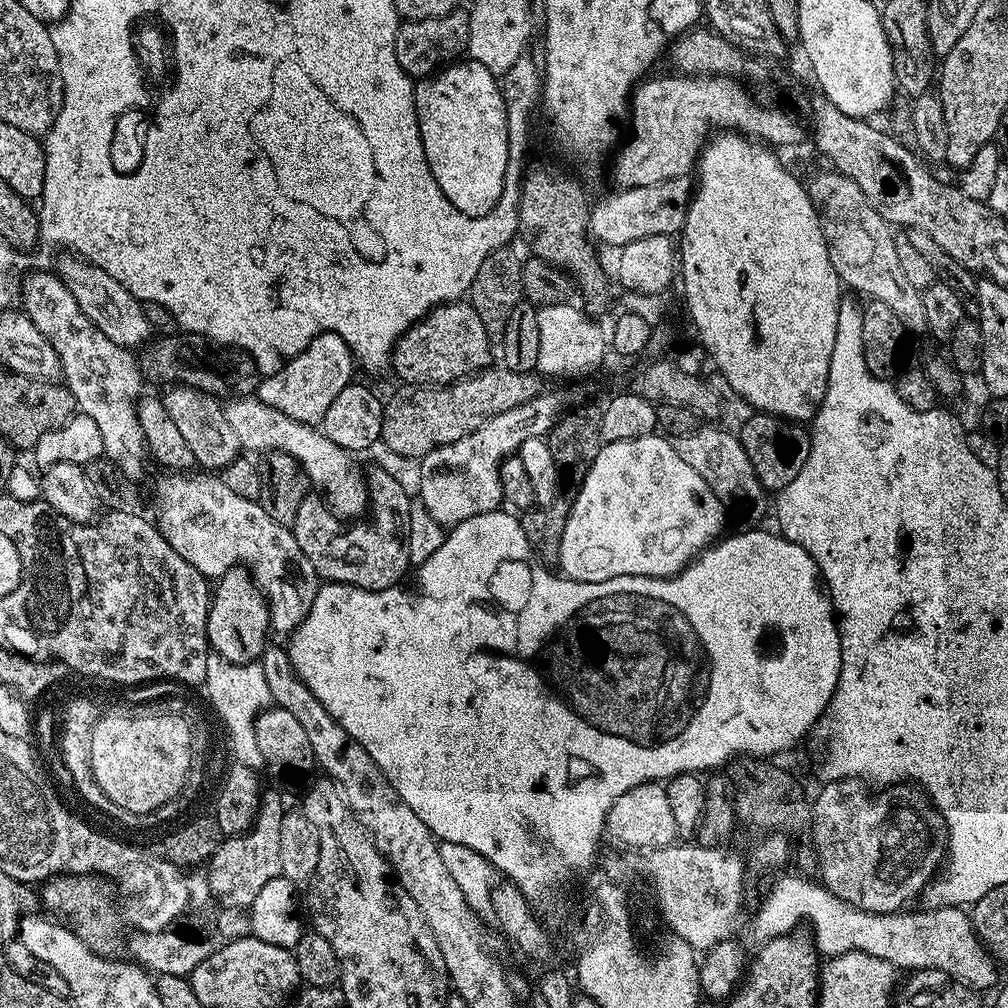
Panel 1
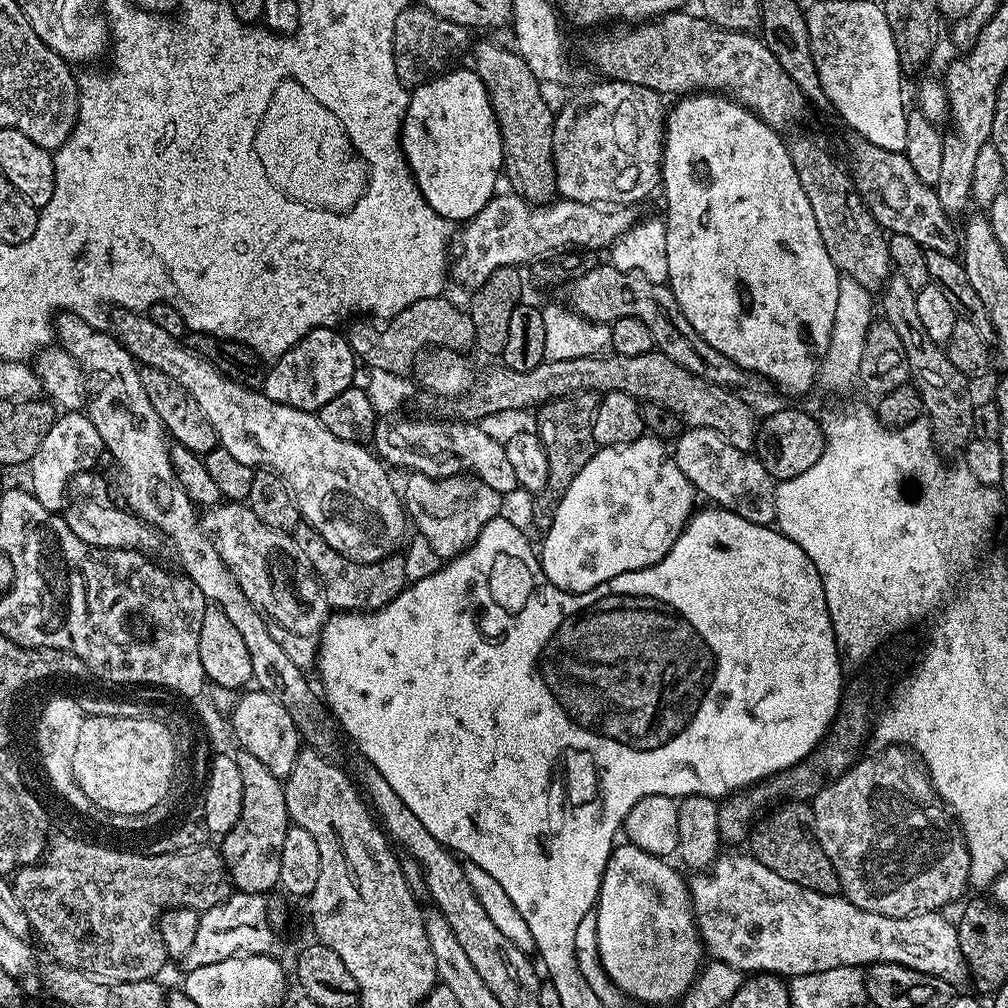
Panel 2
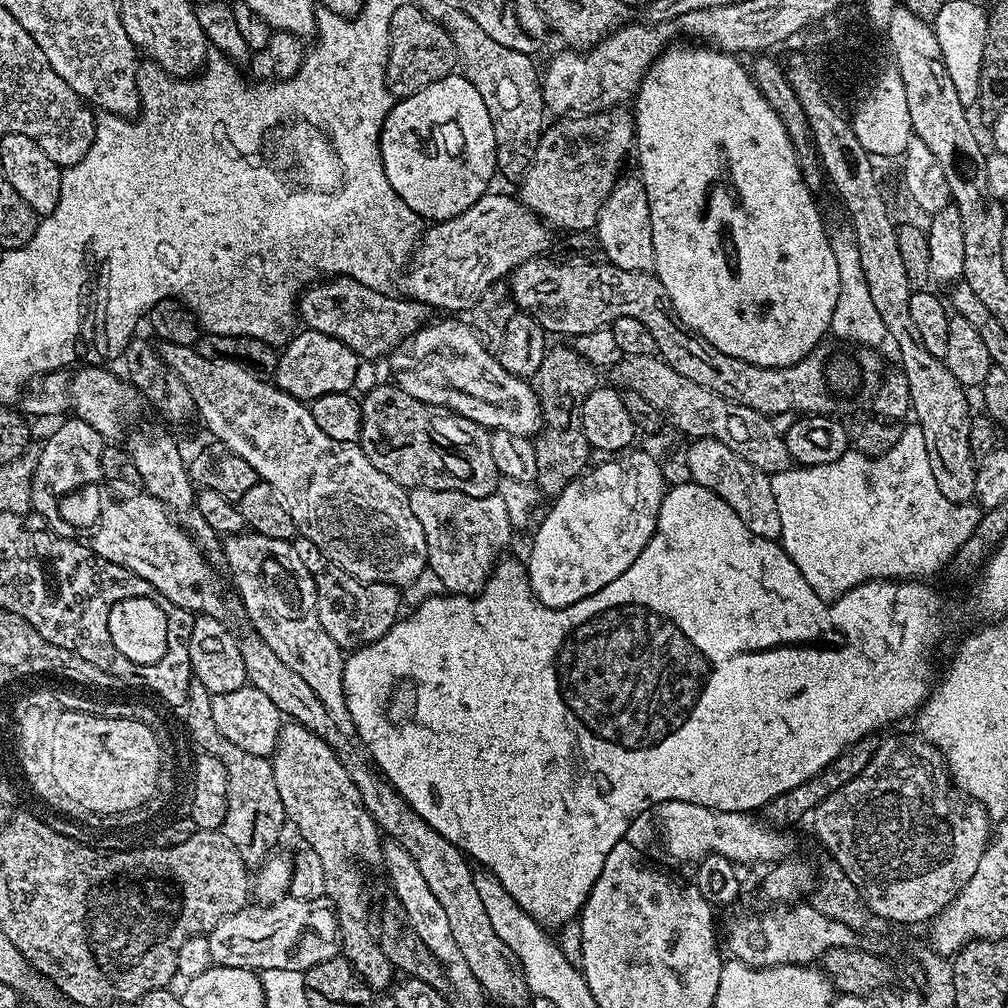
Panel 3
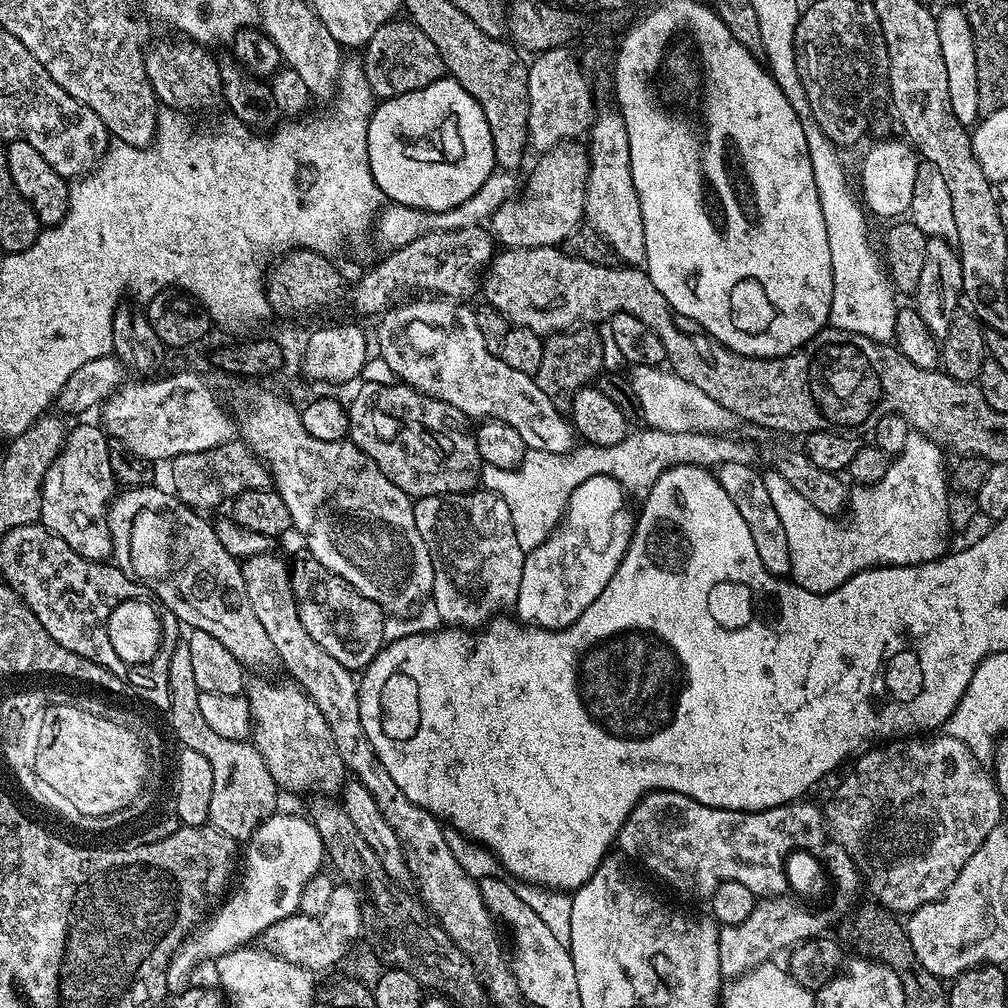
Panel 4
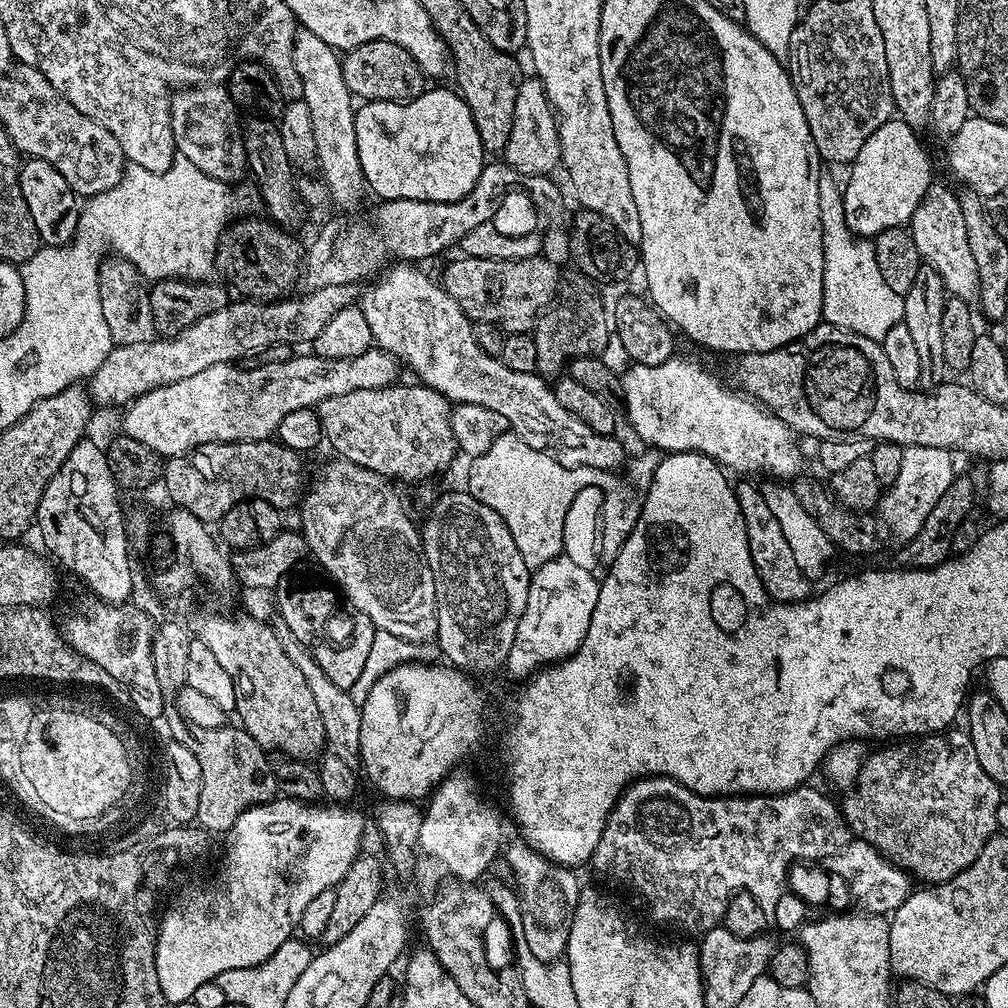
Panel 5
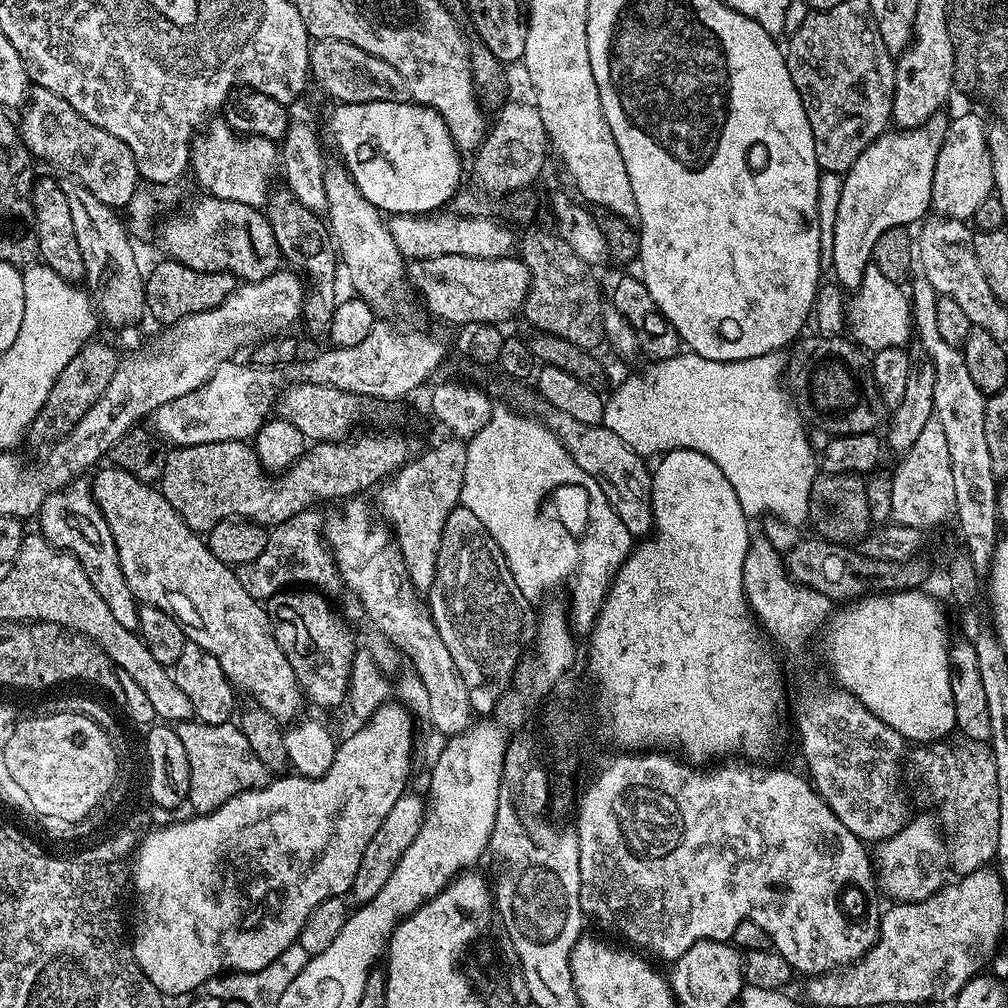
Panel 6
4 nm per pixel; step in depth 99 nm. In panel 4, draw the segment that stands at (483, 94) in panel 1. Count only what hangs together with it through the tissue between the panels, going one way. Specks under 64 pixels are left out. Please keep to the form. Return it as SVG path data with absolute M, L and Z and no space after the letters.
M441 78L430 86L398 94L389 100L380 100L372 111L368 131L368 157L374 182L382 194L393 204L421 208L427 212L450 210L466 202L497 171L494 142L482 106L458 82Z

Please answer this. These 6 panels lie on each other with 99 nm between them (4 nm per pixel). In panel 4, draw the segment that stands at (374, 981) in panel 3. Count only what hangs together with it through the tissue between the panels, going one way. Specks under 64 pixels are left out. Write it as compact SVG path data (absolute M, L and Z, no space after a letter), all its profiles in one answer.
M256 678L247 685L246 695L252 715L251 743L262 754L262 762L270 769L270 778L274 778L277 789L288 792L308 792L307 794L336 794L346 783L346 769L342 757L338 755L338 746L334 746L334 734L322 718L322 710L306 695L303 688L295 682L275 684L272 678Z

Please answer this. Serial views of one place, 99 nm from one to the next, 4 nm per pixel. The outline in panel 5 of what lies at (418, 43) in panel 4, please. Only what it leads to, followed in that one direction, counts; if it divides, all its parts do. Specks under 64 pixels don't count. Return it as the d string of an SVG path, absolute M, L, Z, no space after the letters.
M385 40L366 42L357 48L349 48L342 56L342 74L353 97L361 101L413 100L426 91L426 77L414 58L402 46Z

